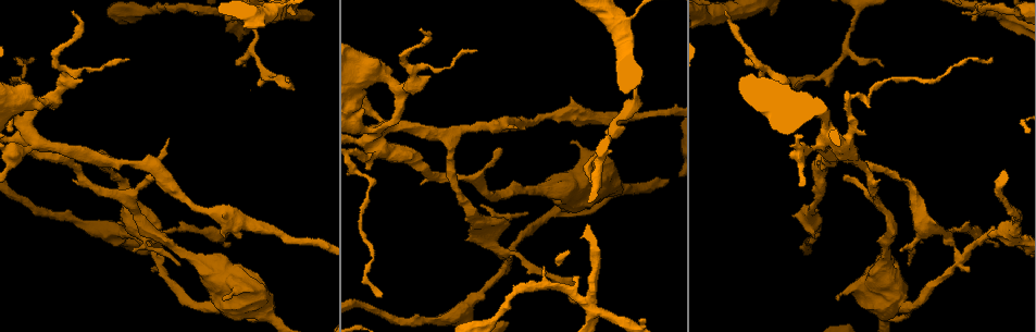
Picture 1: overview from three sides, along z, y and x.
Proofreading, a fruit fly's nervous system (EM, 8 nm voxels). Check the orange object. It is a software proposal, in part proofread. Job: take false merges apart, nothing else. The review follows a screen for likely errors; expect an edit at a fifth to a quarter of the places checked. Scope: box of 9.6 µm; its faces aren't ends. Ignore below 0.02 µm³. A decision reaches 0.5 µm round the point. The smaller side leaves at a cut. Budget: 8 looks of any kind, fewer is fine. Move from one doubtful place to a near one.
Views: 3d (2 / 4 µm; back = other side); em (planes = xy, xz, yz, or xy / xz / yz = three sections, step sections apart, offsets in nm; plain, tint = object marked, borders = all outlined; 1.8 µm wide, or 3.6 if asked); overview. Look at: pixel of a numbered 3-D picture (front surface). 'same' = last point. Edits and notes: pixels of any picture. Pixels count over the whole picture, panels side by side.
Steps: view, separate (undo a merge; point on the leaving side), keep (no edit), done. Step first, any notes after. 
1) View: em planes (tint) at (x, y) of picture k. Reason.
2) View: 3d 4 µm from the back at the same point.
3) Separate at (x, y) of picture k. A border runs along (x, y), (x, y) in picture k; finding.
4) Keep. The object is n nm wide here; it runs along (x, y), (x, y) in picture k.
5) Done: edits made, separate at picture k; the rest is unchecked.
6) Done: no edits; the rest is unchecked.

View: em planes (tint) at (828, 142) of picture 1.

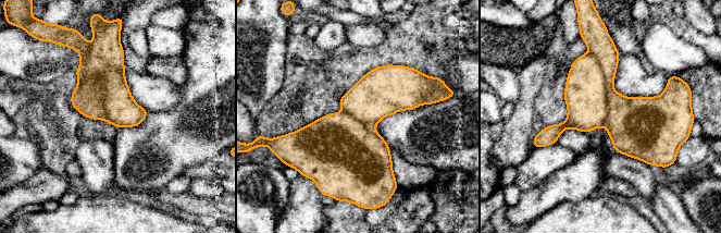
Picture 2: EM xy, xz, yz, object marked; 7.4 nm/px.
Separate at (585, 94) of picture 2. A border runs along (589, 50), (605, 78), (605, 125) in picture 2; two neurons meet here.

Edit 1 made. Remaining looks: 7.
View: 3d 4 µm at (203, 263) of picture 1.

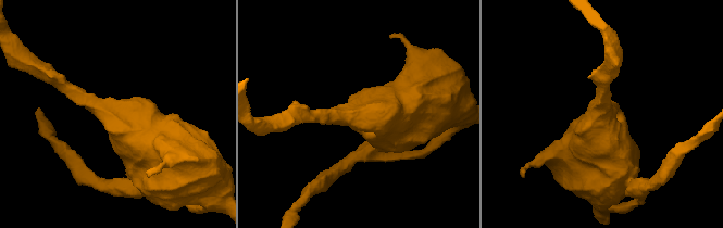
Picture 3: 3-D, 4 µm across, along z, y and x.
View: em xz step 4 (tint) at (602, 112) of picture 3.

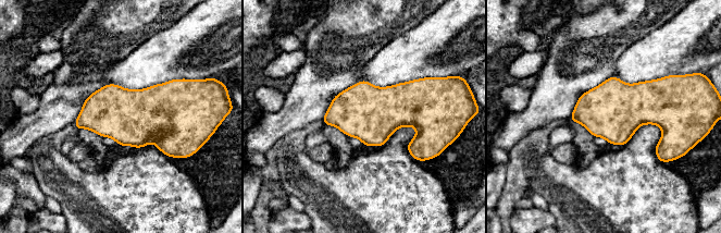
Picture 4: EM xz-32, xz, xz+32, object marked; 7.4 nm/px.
View: em planes (tint) at the same point.

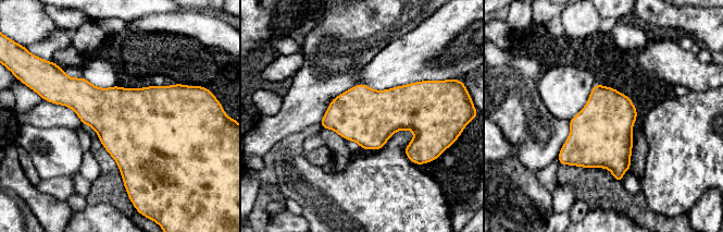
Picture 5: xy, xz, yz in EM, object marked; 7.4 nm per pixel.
Keep. The object is 420 nm wide here; one neuron here.

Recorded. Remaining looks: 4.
Done: edits made, separate at picture 2; the rest is unchecked.

